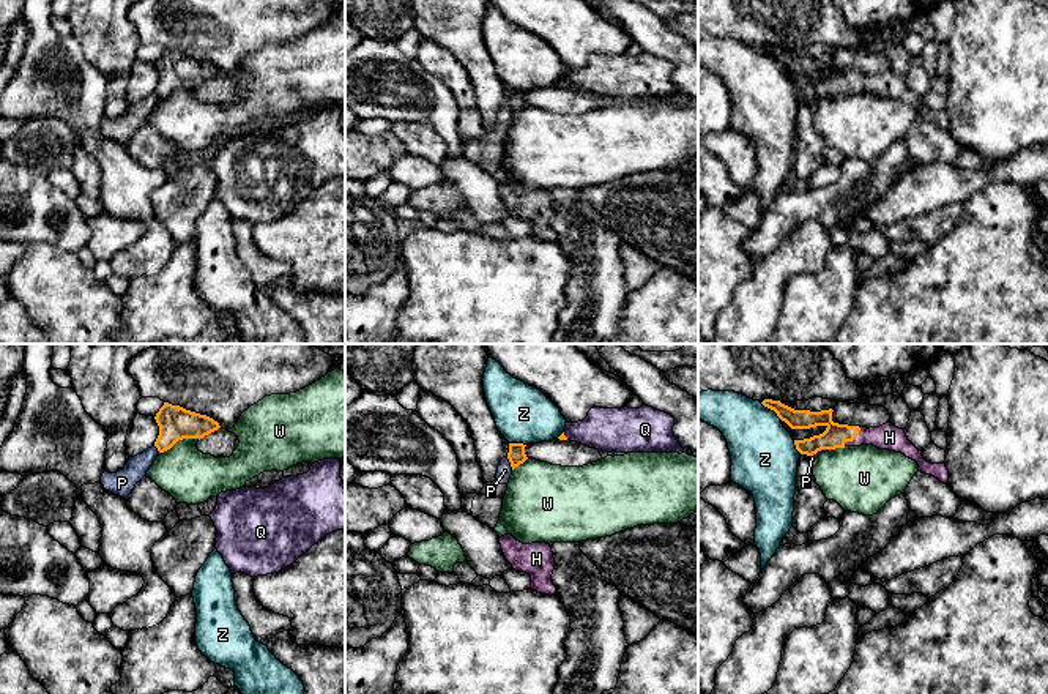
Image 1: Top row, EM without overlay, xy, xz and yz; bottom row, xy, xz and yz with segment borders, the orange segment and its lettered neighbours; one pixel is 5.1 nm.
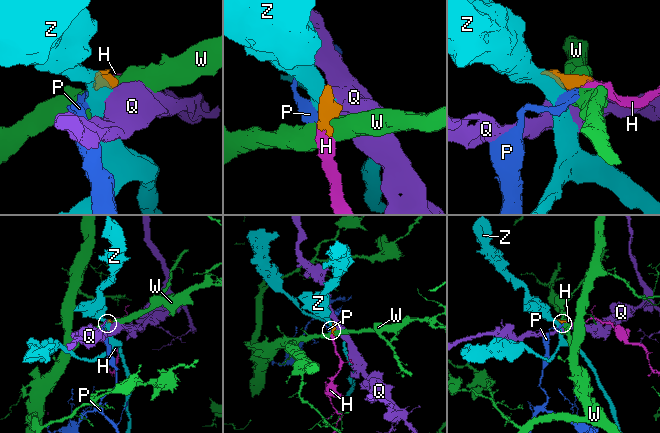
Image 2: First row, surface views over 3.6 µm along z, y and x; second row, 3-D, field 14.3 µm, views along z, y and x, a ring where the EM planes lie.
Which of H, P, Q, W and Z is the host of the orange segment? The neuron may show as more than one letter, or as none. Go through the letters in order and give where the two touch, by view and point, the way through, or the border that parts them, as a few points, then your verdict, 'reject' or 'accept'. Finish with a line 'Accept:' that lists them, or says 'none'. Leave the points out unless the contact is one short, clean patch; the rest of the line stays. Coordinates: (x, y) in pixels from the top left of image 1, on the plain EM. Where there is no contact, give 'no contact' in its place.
H: meets orange in yz at (853, 85); runs through yz (836, 81), (853, 85), (889, 84); accept
P: meets orange in xz at (509, 108); border along xz (506, 103), (512, 115); reject
Q: meets orange in xz at (564, 82); border along xz (563, 78), (568, 85); reject
W: meets orange in xy at (178, 85); border along xy (199, 85), (178, 85), (159, 100); reject
Z: meets orange in yz at (771, 55); reject
Accept: H

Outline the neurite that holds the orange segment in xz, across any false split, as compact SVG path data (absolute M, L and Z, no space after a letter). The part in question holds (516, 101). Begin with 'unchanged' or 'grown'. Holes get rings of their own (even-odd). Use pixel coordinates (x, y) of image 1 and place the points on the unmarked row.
unchanged; M509 90L507 106L511 109L512 117L528 106L525 101L525 93L526 91L523 90Z

